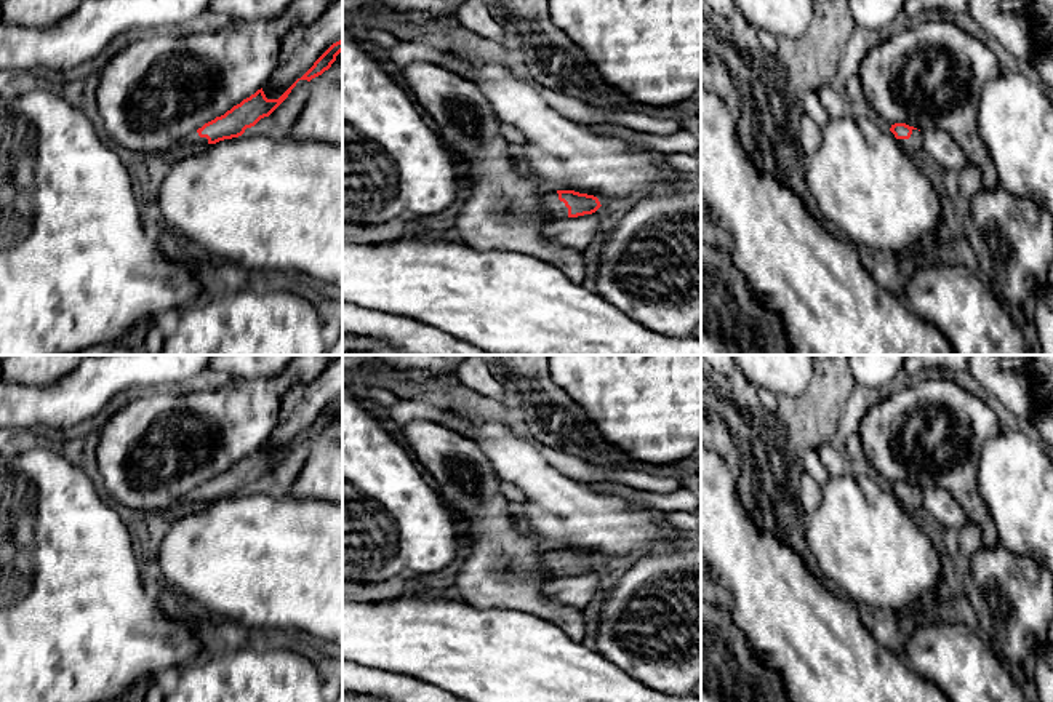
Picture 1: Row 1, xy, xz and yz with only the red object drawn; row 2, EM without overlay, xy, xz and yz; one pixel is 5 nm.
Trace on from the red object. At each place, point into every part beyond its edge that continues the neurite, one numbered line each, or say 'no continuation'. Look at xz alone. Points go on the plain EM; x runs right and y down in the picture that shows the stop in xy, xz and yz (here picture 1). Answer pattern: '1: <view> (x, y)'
1: xz (552, 565)

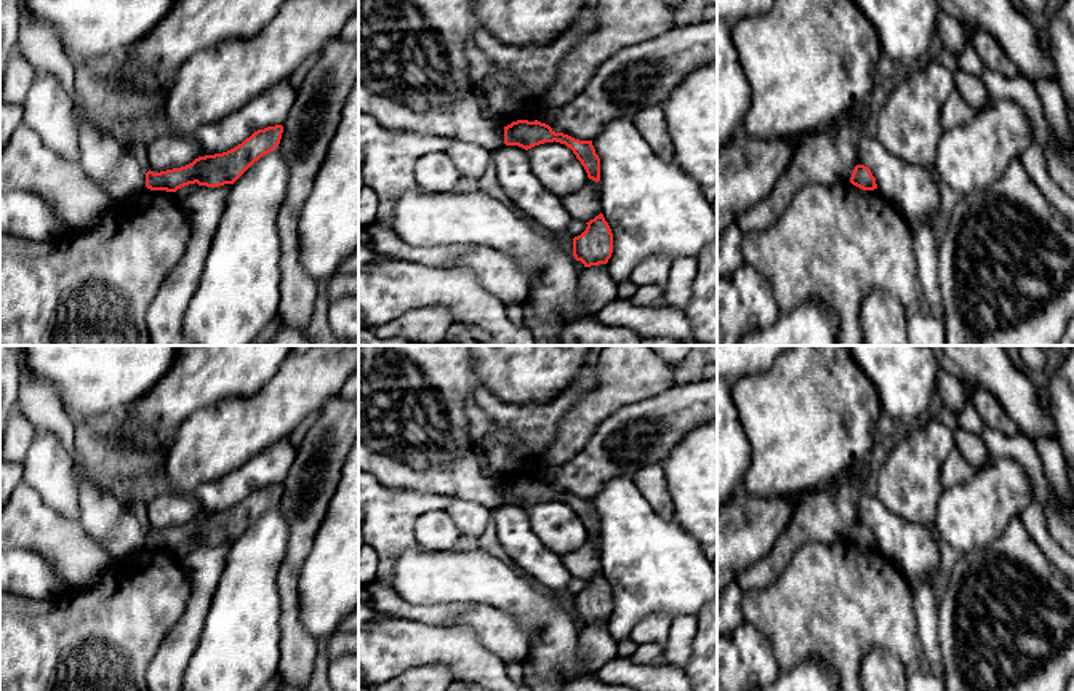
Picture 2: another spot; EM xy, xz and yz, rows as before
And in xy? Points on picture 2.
no continuation

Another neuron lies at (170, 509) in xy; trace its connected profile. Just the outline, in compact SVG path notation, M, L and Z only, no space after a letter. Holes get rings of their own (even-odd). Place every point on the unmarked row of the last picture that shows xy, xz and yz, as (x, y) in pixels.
M173 491L152 497L146 505L150 529L154 531L186 525L198 517L202 510L194 497Z

